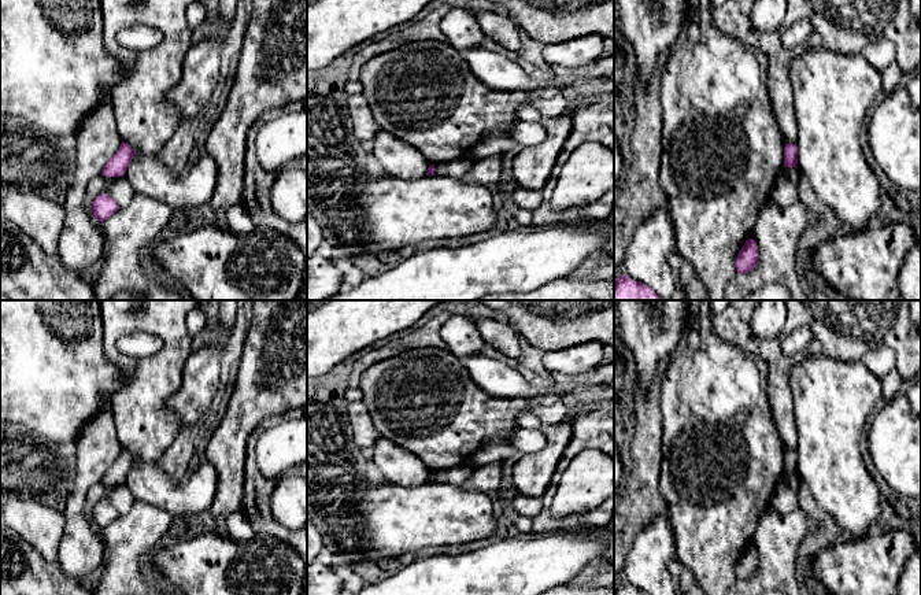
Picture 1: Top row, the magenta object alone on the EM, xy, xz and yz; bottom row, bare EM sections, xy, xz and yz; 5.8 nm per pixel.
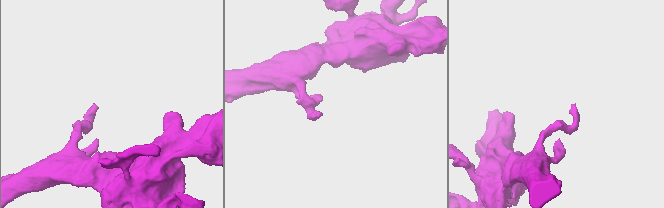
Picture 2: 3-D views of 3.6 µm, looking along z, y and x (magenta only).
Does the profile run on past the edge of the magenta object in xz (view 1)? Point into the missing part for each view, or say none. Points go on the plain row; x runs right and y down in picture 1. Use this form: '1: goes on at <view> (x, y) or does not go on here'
1: does not go on here

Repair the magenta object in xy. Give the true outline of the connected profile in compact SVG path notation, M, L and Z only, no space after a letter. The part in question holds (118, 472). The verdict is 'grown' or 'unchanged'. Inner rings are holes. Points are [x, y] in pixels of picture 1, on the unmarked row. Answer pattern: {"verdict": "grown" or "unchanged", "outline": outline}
{"verdict": "unchanged", "outline": "M122 448L119 457L106 472L101 481L107 483L108 485L125 483L134 462L134 457L127 450Z"}

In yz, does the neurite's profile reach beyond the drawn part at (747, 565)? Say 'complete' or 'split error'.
complete

